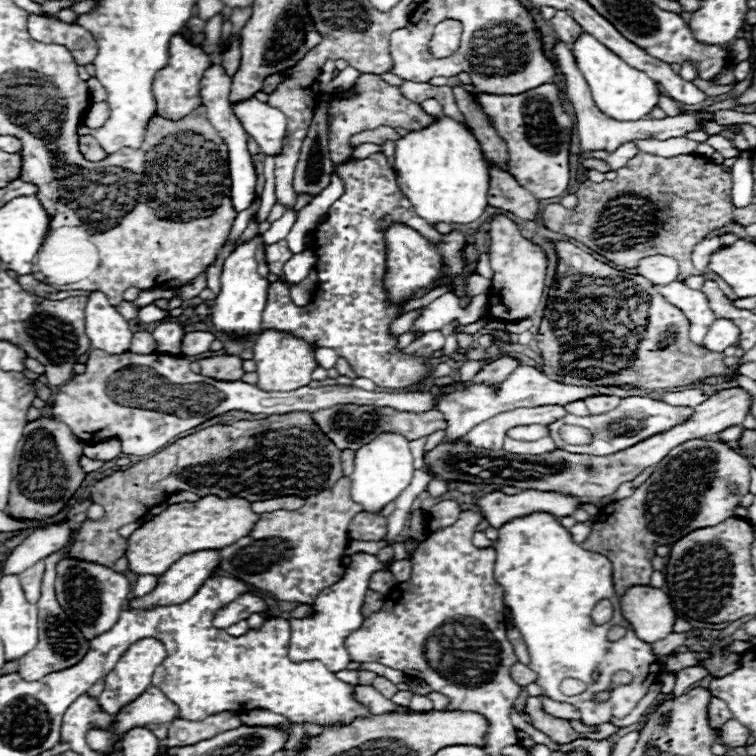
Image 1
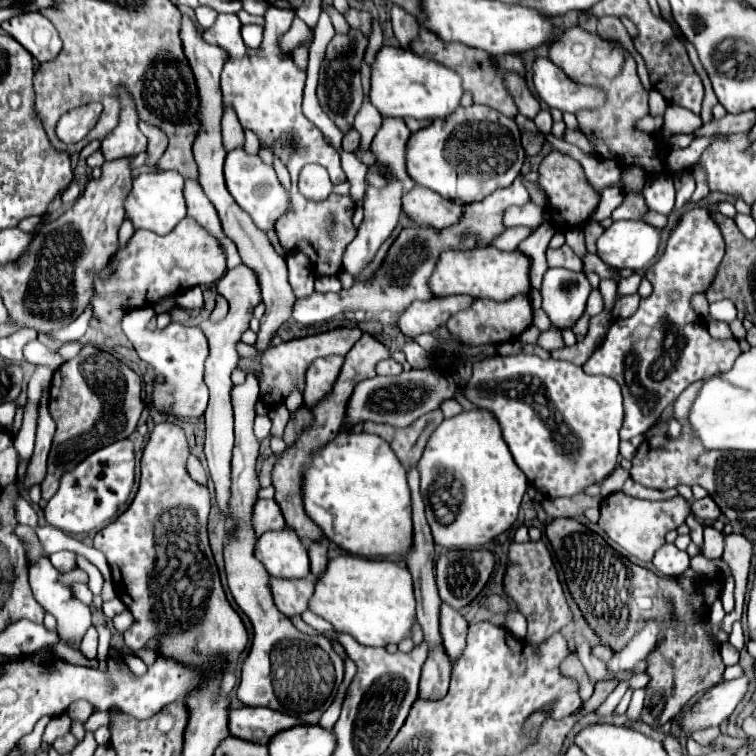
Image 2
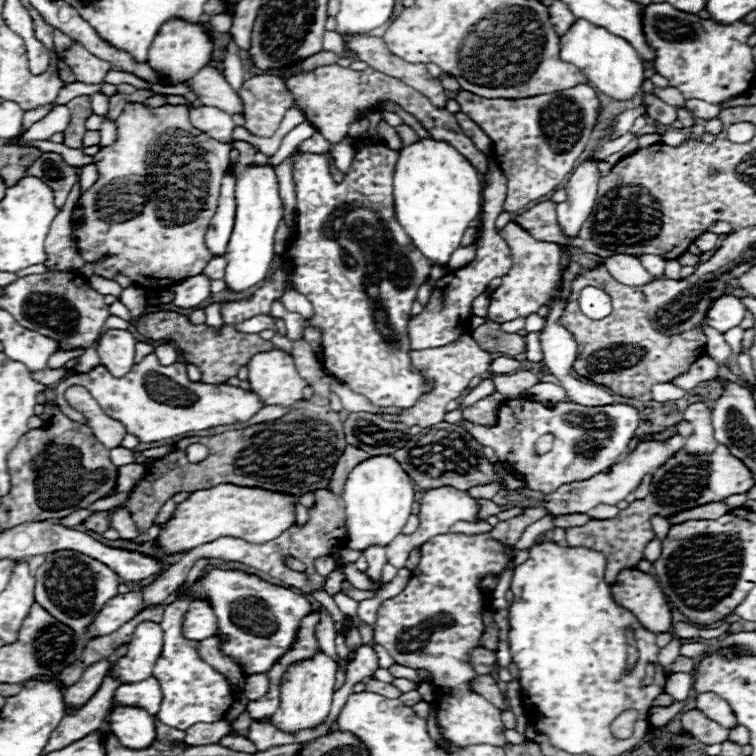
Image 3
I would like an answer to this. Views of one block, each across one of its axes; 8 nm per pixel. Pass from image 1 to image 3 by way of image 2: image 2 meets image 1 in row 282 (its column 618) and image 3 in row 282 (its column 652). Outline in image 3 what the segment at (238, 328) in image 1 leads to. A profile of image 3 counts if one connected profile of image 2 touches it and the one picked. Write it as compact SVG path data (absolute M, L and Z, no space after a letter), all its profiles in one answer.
M272 164L244 166L236 176L236 220L226 248L226 284L234 292L244 292L270 274L274 262L274 232L282 220L282 200Z

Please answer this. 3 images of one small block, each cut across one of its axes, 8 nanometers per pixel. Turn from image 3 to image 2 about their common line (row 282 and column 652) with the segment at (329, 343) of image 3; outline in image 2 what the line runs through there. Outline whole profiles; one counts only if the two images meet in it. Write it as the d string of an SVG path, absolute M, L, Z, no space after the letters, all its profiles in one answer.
M686 210L670 230L662 256L646 270L646 278L652 282L654 292L640 300L638 310L630 318L616 318L612 322L602 344L582 366L586 374L610 376L620 384L624 396L622 440L648 432L662 410L678 398L686 386L700 378L728 372L740 356L738 340L722 342L710 338L704 322L690 306L692 294L706 292L714 282L722 258L724 238L708 210Z

